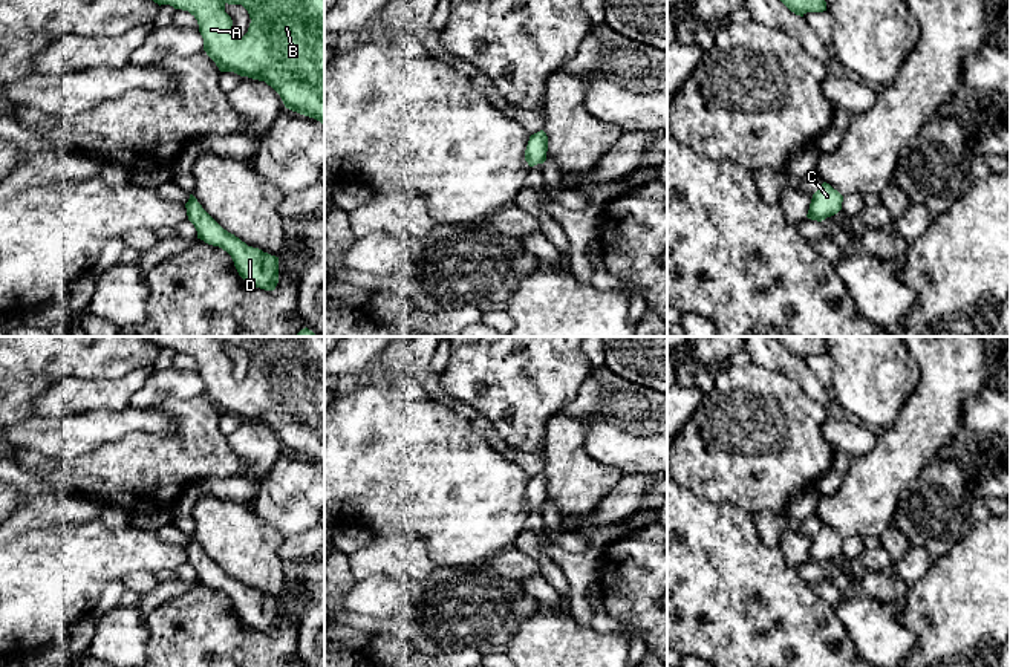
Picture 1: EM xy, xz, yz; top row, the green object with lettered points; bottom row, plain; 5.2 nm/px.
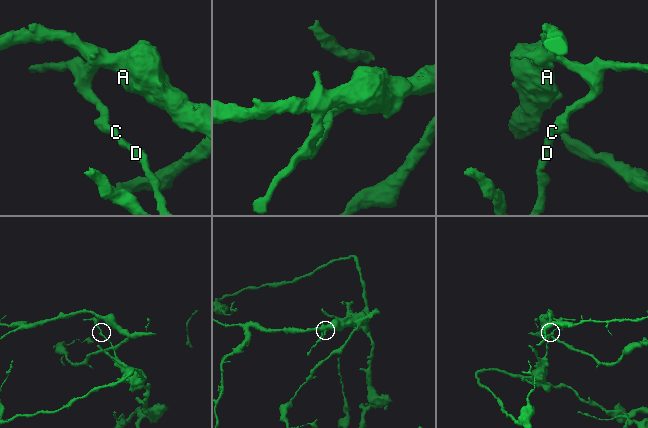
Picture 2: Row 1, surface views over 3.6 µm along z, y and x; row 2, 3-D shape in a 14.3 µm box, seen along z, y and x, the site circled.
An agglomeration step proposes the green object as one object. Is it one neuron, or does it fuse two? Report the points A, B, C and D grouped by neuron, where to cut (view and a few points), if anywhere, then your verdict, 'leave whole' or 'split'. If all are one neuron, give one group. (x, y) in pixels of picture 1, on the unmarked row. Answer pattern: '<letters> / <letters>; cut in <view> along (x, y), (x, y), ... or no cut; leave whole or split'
A B C / D; cut in xz along (528, 484), (536, 491), (536, 502), (539, 505); split

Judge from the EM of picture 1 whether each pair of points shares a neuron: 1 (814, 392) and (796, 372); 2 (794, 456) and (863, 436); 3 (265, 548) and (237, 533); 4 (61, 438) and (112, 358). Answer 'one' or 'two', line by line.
1: one
2: two
3: one
4: two

